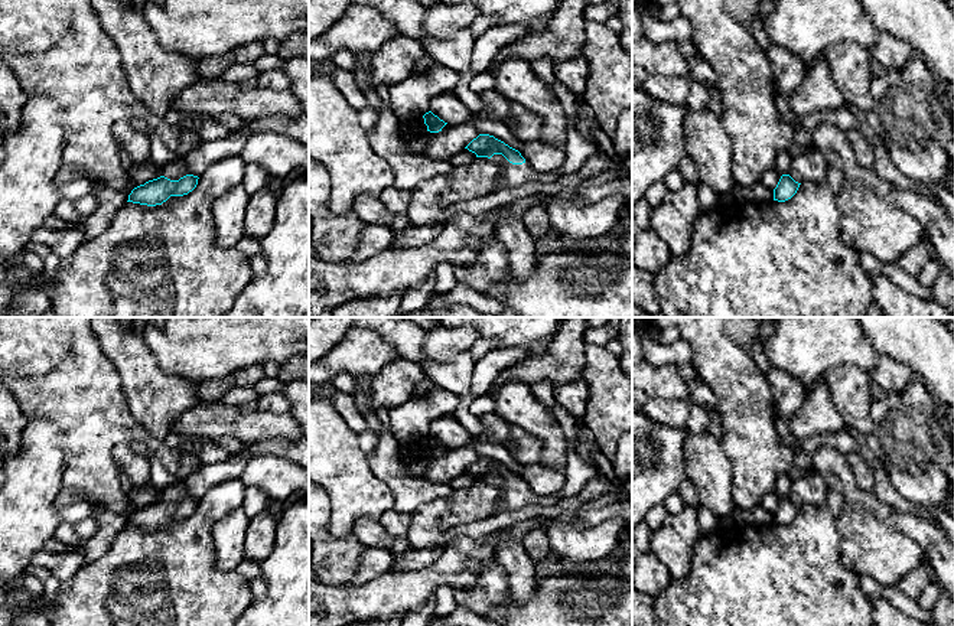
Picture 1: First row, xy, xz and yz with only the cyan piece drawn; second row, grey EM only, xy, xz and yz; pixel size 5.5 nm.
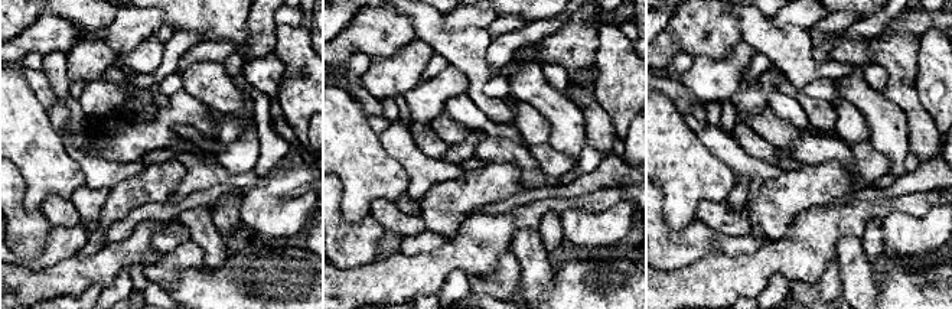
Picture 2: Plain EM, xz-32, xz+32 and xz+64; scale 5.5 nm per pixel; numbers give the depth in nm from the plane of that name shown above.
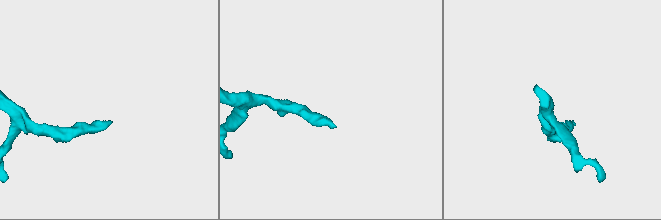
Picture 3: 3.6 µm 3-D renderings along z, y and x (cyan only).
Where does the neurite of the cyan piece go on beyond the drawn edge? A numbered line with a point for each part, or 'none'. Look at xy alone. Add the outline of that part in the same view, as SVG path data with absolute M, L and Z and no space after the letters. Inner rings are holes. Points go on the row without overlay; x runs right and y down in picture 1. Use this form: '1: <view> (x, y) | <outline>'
1: xy (175, 492) | M178 479L169 486L166 486L163 490L163 499L170 503L179 503L180 501L186 498L188 498L186 489L182 480L178 480Z

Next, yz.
1: yz (810, 489) | M814 472L792 480L788 498L798 506L818 506L826 503L828 492L830 489L827 488L821 476Z

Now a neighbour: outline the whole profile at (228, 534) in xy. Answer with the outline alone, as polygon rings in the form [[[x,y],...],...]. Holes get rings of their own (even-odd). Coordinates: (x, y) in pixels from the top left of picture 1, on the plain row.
[[[241,508],[229,511],[211,529],[215,563],[219,570],[232,571],[245,558],[244,539],[250,519]]]

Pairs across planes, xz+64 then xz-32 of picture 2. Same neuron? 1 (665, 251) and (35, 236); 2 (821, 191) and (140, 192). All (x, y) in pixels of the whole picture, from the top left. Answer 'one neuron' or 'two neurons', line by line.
1: one neuron
2: one neuron

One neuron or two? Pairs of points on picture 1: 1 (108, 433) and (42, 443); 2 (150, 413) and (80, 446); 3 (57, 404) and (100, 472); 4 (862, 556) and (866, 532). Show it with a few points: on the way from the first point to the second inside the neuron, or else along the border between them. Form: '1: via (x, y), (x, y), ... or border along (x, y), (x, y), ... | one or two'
1: border along (44, 416), (51, 419), (67, 436), (64, 472) | two
2: border along (121, 390), (130, 414), (150, 434), (163, 440) | two
3: via (74, 421), (90, 437), (90, 455) | one
4: via (866, 550), (866, 538) | one

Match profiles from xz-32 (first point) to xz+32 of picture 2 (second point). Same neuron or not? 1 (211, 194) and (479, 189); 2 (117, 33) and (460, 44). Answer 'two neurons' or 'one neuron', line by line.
1: two neurons
2: two neurons

